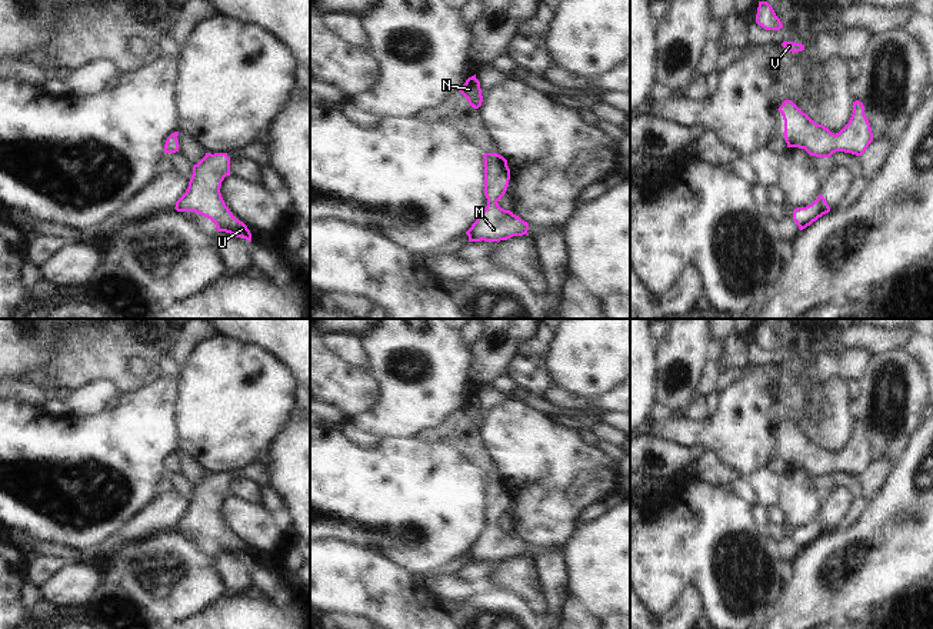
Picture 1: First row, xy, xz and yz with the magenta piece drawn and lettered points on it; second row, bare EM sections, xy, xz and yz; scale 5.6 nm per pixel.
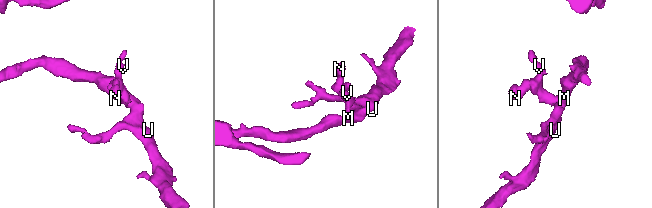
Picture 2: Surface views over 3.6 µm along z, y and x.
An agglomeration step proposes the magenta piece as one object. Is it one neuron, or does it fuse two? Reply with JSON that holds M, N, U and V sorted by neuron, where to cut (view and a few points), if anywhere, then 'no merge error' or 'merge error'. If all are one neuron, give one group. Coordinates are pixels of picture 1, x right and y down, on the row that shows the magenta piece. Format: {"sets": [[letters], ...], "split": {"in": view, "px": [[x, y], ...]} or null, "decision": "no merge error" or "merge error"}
{"sets": [["M", "N", "U", "V"]], "split": null, "decision": "no merge error"}

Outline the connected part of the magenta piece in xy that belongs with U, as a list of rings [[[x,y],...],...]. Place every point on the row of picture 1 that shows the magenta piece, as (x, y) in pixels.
[[[206,153],[193,166],[193,174],[186,193],[176,202],[177,212],[194,212],[210,219],[217,232],[226,232],[251,242],[247,226],[236,219],[226,206],[220,186],[230,176],[230,157],[227,153]]]

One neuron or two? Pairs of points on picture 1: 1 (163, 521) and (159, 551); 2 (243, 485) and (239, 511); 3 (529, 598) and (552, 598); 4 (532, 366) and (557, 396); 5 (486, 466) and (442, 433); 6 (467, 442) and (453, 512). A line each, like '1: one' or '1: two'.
1: two
2: two
3: two
4: two
5: one
6: two

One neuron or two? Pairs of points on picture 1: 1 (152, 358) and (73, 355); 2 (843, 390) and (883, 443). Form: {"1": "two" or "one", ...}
{"1": "one", "2": "two"}

